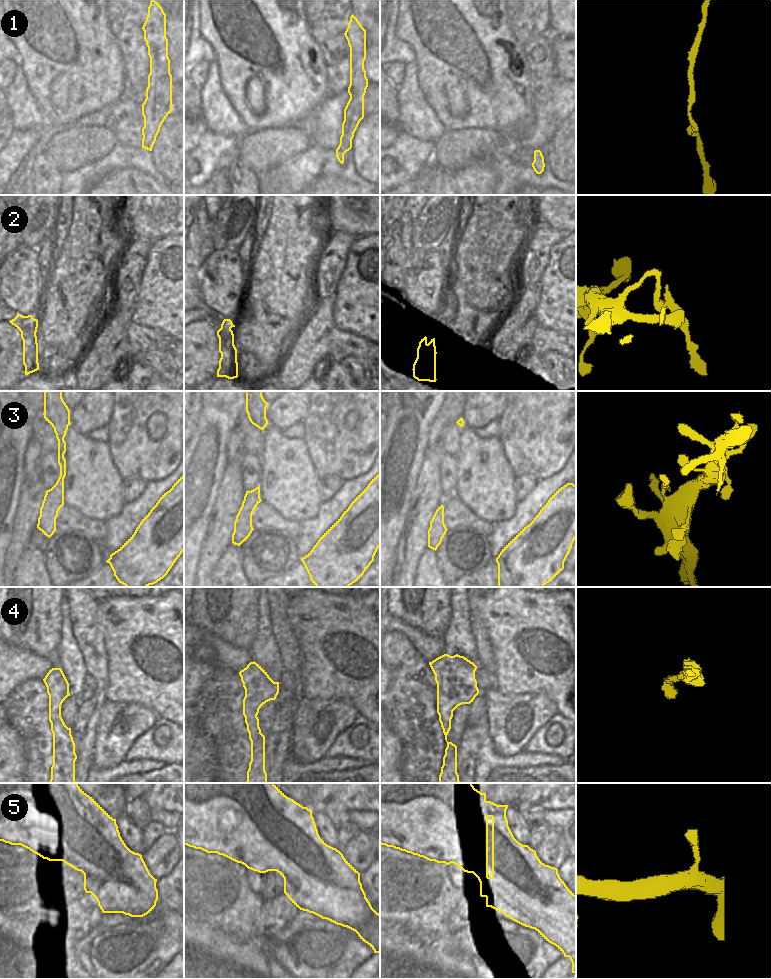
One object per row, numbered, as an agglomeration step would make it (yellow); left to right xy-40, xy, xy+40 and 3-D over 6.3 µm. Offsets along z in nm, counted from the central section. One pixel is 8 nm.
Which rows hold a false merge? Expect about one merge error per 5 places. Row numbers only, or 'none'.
2, 3

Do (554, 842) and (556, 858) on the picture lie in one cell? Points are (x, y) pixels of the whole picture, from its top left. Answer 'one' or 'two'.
one

